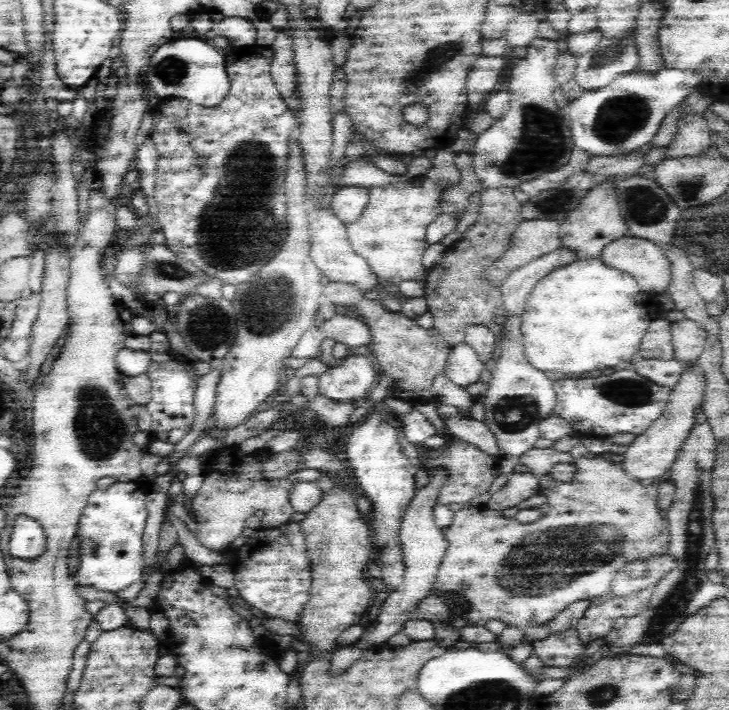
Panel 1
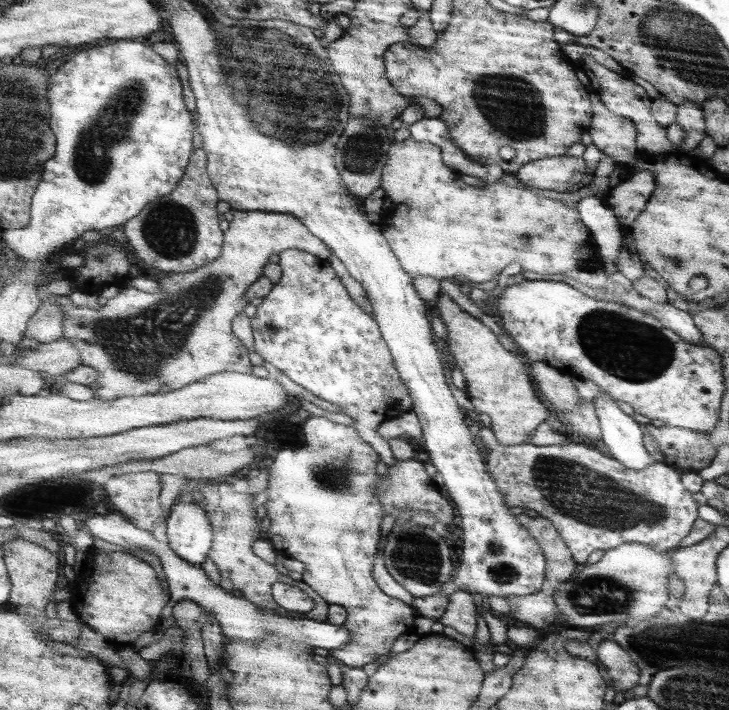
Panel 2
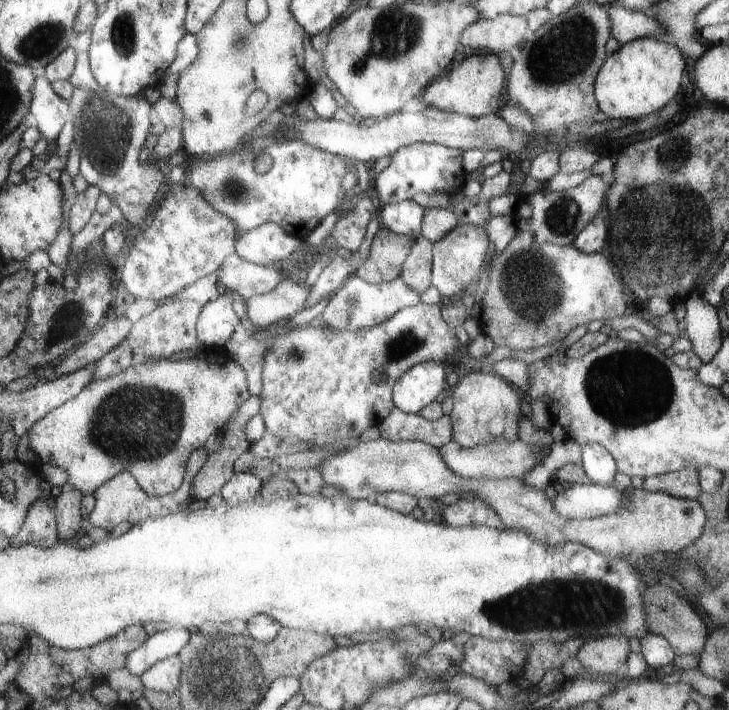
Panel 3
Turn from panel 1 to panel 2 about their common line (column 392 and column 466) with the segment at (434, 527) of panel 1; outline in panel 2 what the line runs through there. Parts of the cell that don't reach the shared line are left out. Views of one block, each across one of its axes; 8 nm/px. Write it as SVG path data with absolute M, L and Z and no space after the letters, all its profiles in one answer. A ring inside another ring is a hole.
M457 592L451 596L445 616L439 620L443 626L455 628L459 634L477 640L477 610L471 592Z

